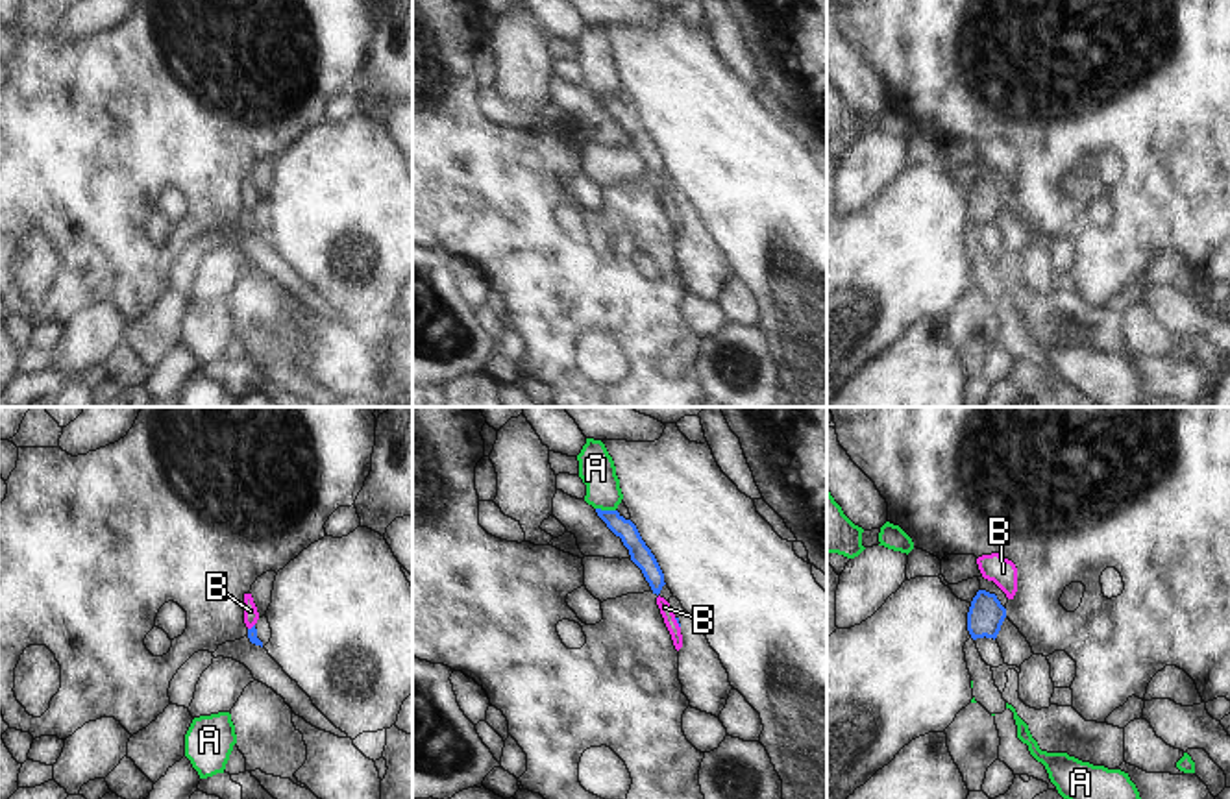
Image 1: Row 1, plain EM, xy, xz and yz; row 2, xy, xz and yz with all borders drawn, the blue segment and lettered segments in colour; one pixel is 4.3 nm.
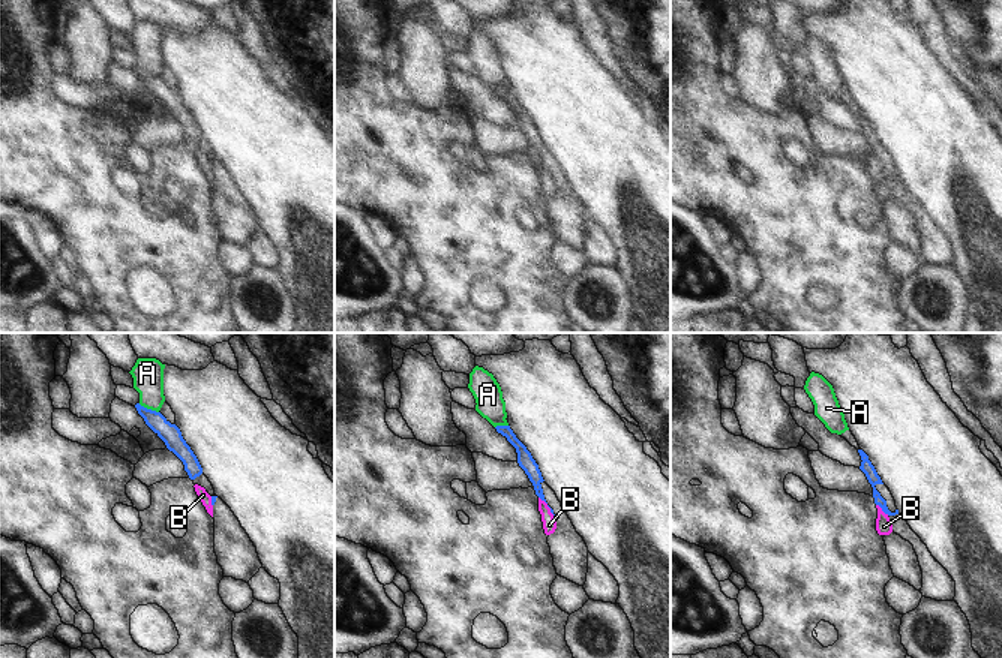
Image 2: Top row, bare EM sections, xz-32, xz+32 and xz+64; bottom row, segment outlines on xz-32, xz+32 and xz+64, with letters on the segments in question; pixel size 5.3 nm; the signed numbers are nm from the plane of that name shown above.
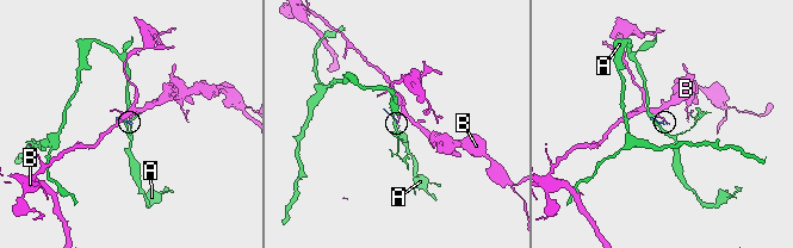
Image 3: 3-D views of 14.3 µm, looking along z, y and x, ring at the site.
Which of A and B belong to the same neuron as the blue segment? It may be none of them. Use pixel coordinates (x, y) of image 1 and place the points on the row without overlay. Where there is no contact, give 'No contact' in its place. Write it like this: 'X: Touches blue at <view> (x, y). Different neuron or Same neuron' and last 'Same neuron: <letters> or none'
A: Touches blue at xz (605, 97). Different neuron
B: Touches blue at xz (677, 208). Different neuron
Same neuron: none.

